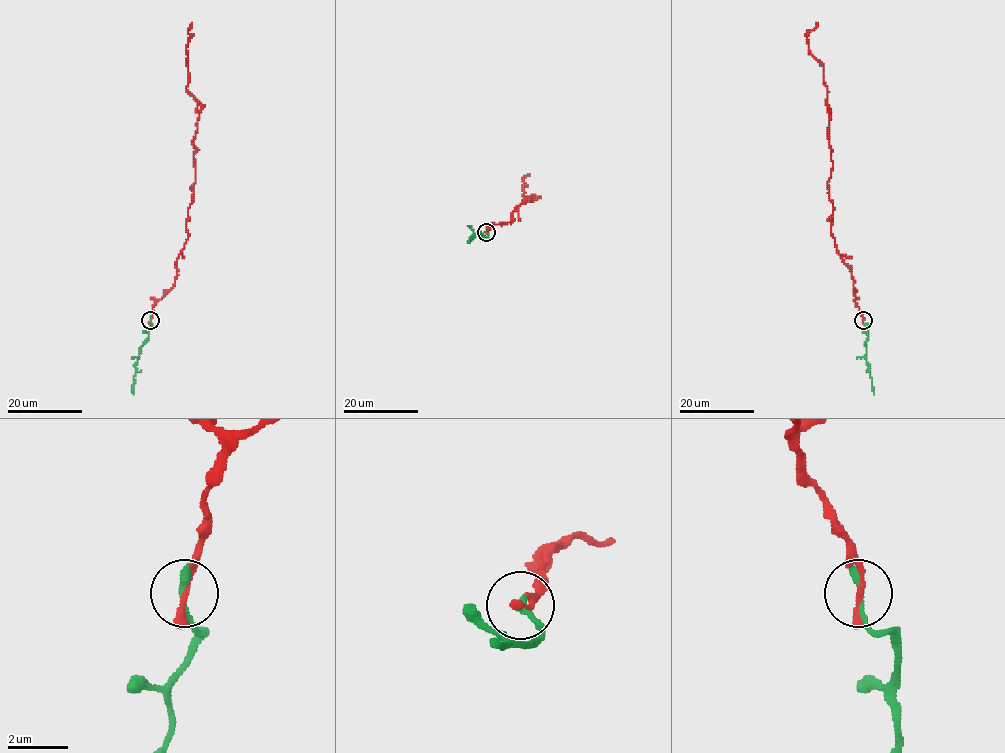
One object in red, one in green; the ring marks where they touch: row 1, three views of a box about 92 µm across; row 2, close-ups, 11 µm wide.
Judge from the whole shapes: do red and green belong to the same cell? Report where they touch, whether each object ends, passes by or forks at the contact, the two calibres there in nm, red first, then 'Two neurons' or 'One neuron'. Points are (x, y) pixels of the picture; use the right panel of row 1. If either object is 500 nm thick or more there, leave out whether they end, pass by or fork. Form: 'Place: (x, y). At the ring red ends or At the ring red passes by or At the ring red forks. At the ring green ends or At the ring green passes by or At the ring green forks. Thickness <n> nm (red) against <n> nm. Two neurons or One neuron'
Place: (863, 320). At the ring red ends. At the ring green ends. Thickness 260 nm (red) against 320 nm. One neuron

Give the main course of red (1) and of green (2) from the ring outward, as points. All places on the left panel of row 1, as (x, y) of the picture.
1: (150, 320), (155, 302), (174, 283), (176, 260), (188, 236), (198, 110), (186, 88), (192, 23)
2: (150, 320), (148, 340), (140, 348), (133, 395)

